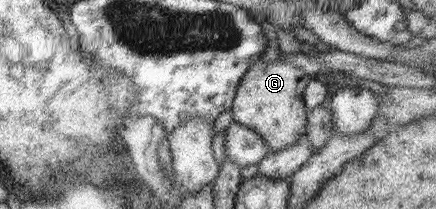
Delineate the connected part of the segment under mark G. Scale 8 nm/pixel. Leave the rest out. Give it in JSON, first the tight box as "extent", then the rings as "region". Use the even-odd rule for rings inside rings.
{"extent":[229,59,314,152],"region":[[[275,59],[272,62],[259,60],[239,80],[233,105],[229,108],[233,120],[258,132],[258,136],[266,142],[268,152],[290,148],[307,134],[308,109],[305,107],[303,92],[314,77],[284,59]]]}

